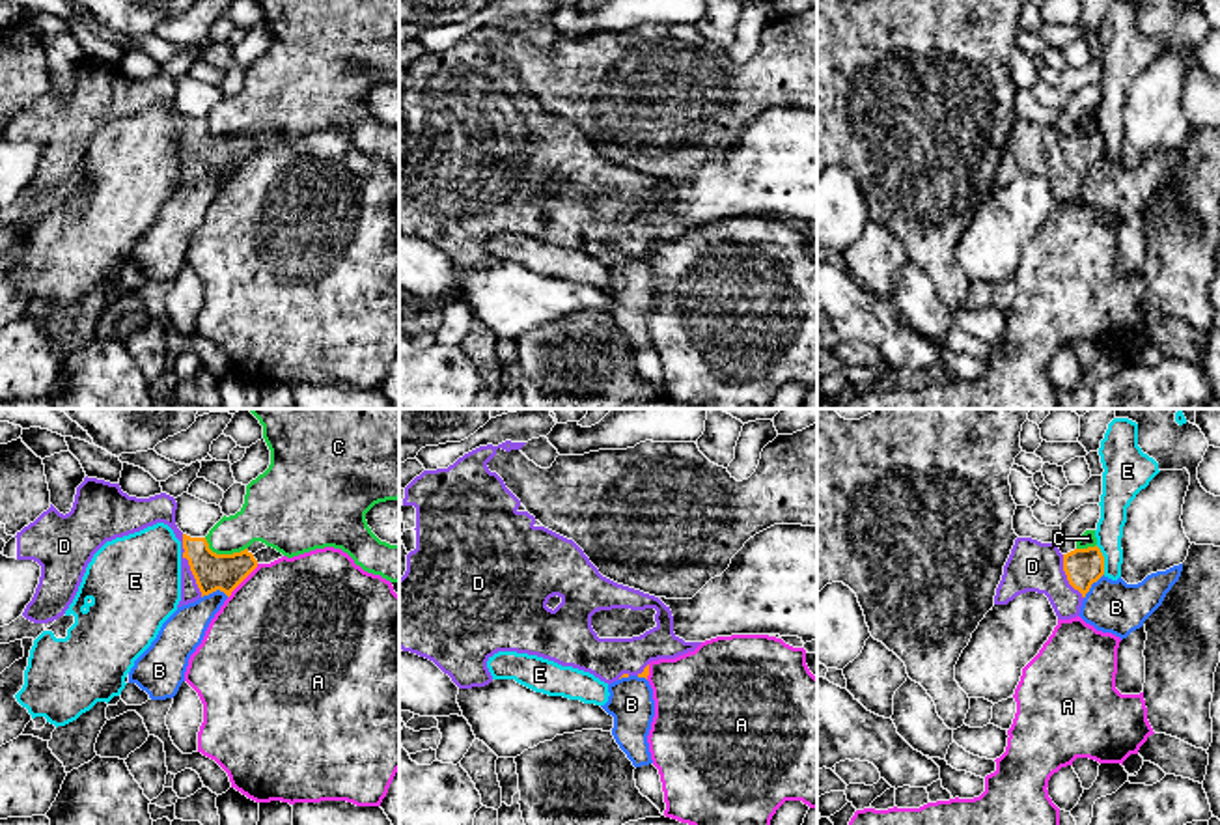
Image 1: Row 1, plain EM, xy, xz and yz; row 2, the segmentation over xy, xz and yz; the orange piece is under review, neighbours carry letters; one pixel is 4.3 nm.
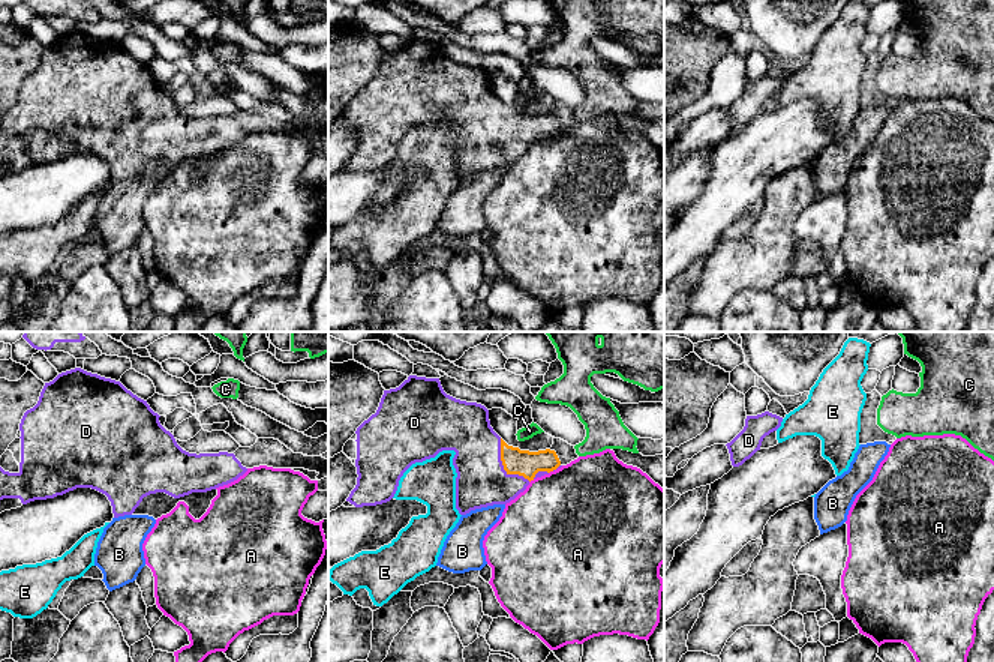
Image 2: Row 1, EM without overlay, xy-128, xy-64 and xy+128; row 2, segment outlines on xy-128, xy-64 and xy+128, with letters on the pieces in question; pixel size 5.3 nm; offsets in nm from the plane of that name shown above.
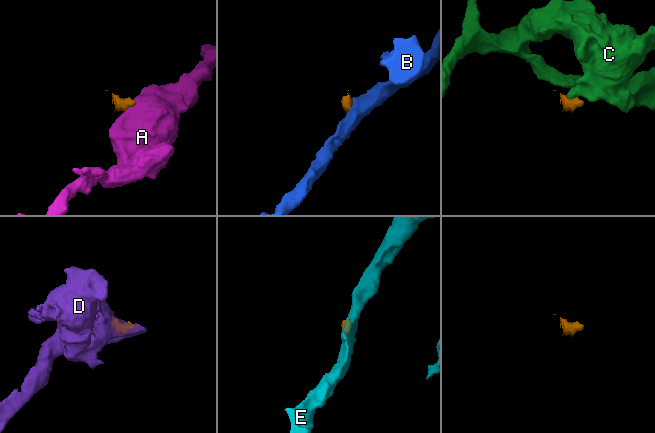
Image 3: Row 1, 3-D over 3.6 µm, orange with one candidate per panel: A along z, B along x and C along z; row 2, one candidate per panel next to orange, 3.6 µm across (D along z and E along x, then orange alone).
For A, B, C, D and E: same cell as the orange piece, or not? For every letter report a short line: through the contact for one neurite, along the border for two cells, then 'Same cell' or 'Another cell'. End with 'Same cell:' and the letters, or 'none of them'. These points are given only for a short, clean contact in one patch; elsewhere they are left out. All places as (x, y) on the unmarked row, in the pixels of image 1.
A: Line: xy (258, 146), (228, 180). Another cell
B: Line: xy (228, 178), (213, 172), (202, 180). Another cell
C: Line: xy (204, 120), (217, 135), (247, 131). Another cell
D: Same cell
E: Line: yz (1095, 127), (1103, 139), (1105, 155). Another cell
Same cell: D

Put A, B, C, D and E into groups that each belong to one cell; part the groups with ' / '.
A / B / C / D / E

